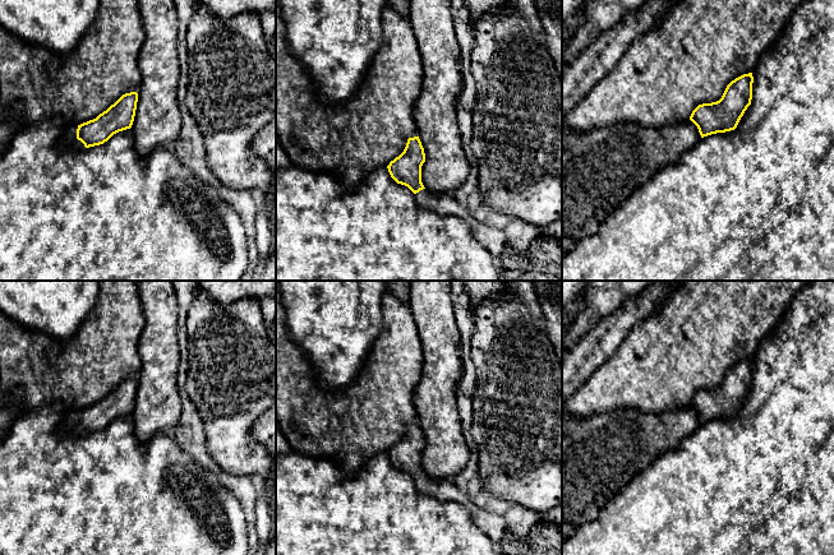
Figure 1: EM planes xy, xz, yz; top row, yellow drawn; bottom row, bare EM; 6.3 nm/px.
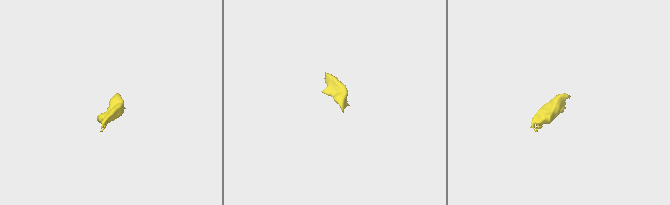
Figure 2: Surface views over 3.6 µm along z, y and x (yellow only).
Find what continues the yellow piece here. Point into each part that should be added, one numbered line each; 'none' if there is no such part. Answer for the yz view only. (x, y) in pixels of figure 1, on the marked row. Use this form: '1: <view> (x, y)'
none

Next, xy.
1: xy (69, 139)

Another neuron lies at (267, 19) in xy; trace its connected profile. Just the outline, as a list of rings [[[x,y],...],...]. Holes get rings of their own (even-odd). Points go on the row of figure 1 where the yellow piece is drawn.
[[[267,11],[261,14],[261,24],[263,28],[267,51],[276,61],[276,13]]]

